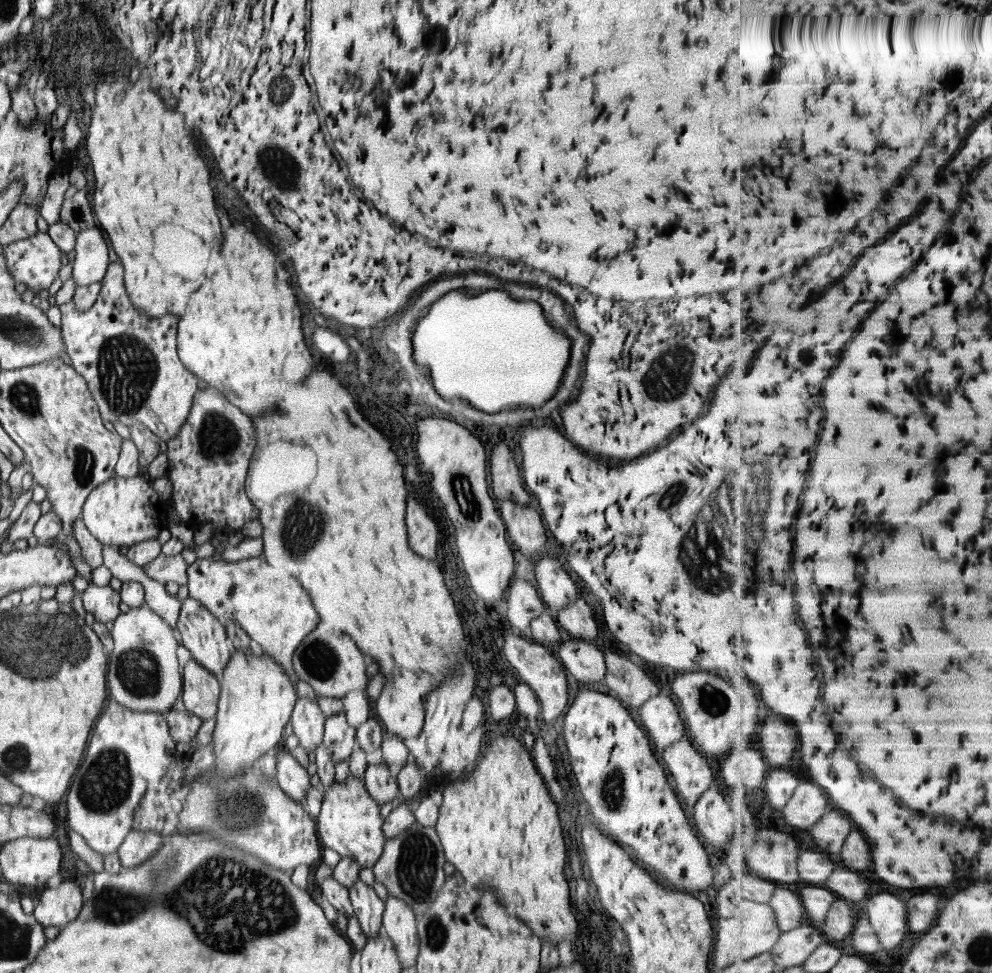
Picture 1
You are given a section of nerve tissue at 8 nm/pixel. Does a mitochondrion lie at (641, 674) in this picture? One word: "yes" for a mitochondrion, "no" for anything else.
no

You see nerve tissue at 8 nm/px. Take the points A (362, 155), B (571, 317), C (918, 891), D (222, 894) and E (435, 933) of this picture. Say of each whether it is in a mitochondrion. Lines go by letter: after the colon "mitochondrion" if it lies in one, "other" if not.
A: other
B: other
C: other
D: mitochondrion
E: mitochondrion

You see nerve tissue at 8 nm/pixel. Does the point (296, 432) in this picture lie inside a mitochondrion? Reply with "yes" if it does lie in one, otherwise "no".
no

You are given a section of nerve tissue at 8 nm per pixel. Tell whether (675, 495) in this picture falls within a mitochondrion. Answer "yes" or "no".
yes

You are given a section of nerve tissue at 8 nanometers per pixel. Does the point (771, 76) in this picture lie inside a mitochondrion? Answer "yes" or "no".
no

